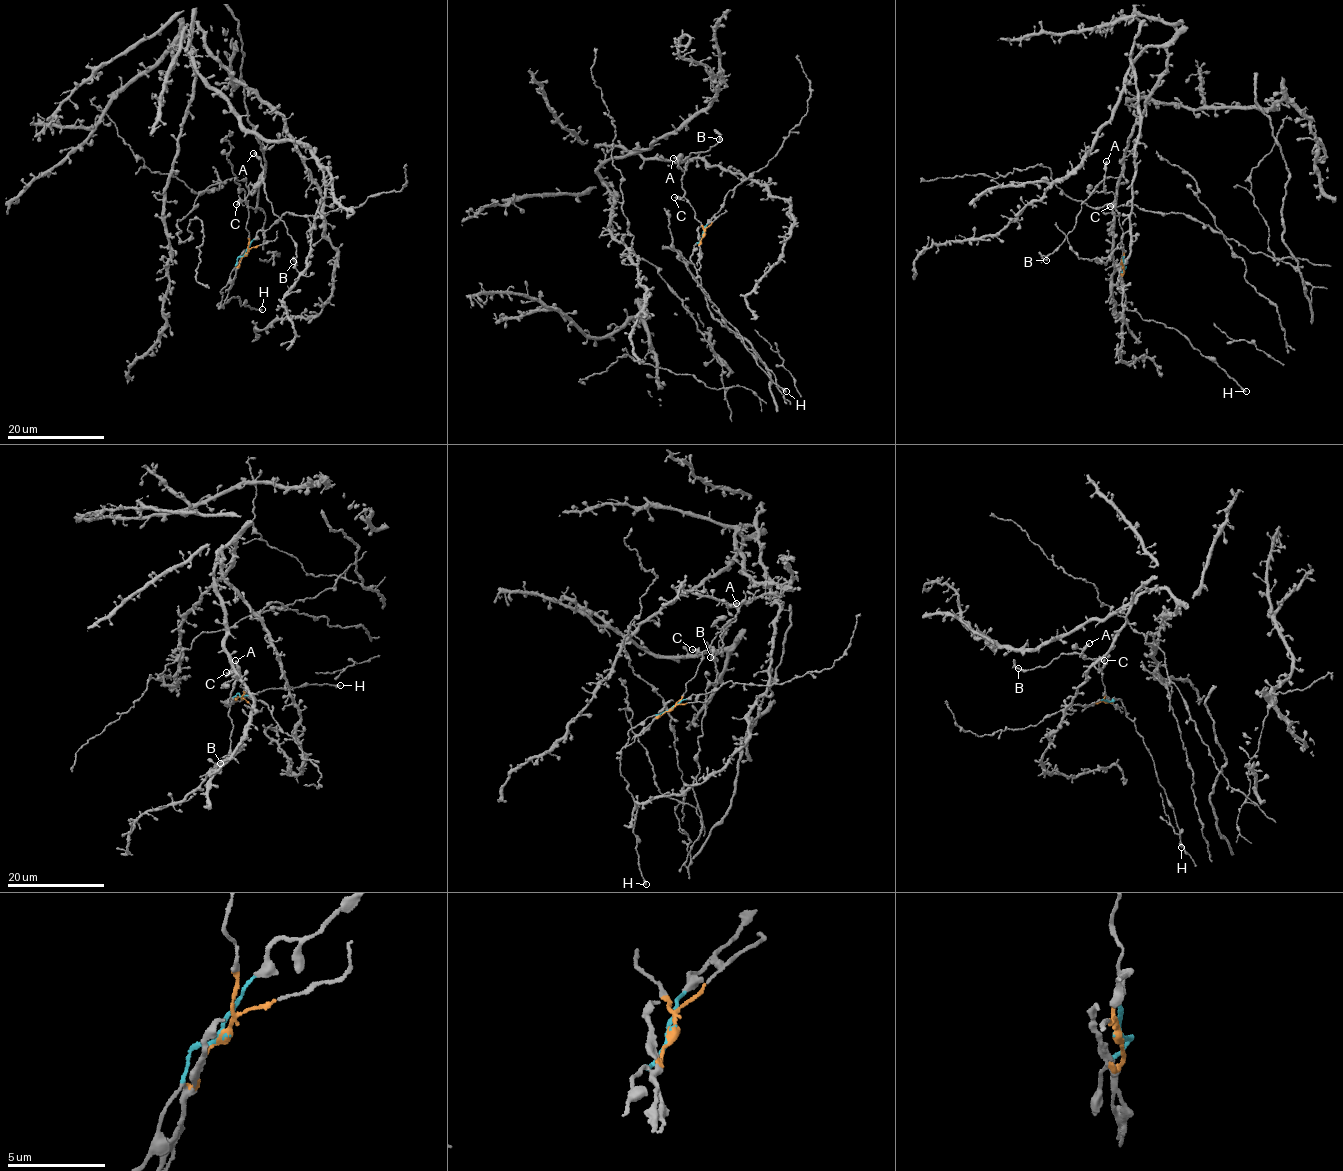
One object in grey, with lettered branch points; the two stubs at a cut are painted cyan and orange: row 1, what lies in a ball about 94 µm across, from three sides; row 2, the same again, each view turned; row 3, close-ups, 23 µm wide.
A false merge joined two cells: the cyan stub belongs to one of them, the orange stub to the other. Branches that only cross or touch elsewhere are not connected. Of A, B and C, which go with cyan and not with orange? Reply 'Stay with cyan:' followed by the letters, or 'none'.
Stay with cyan: none

